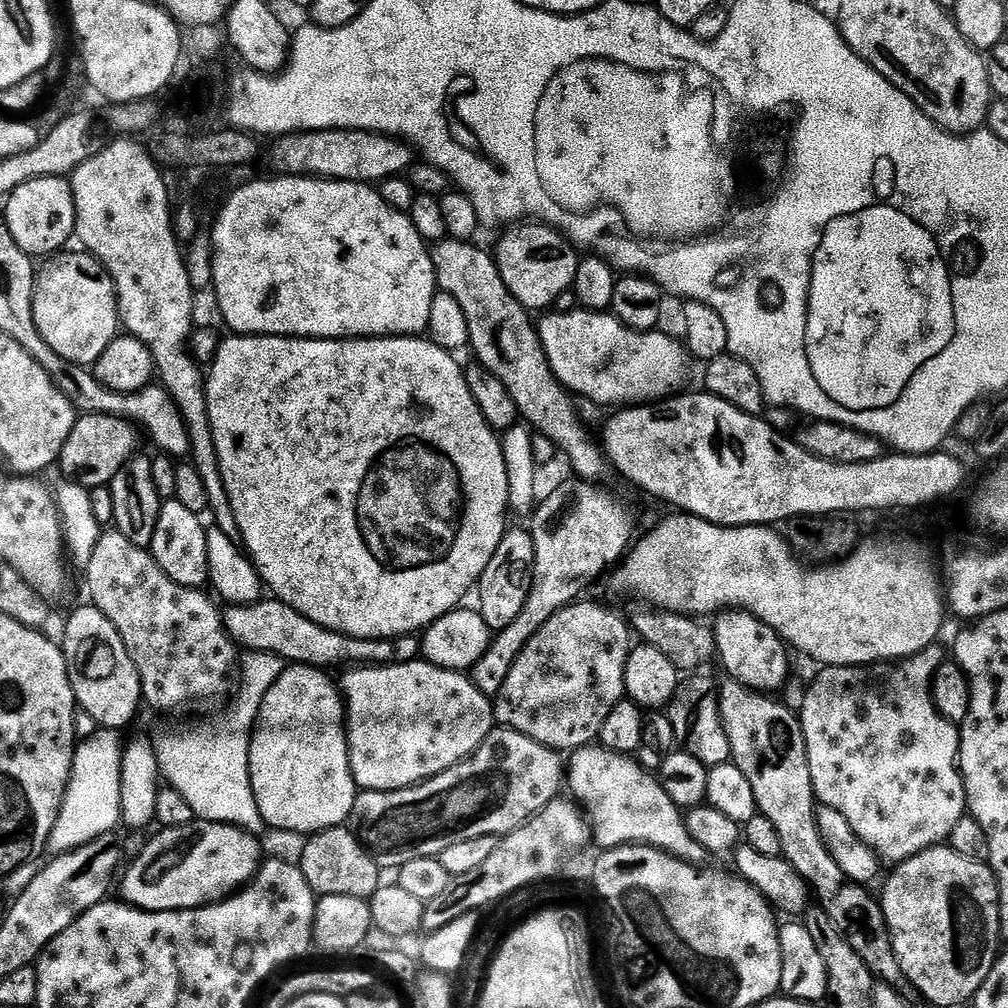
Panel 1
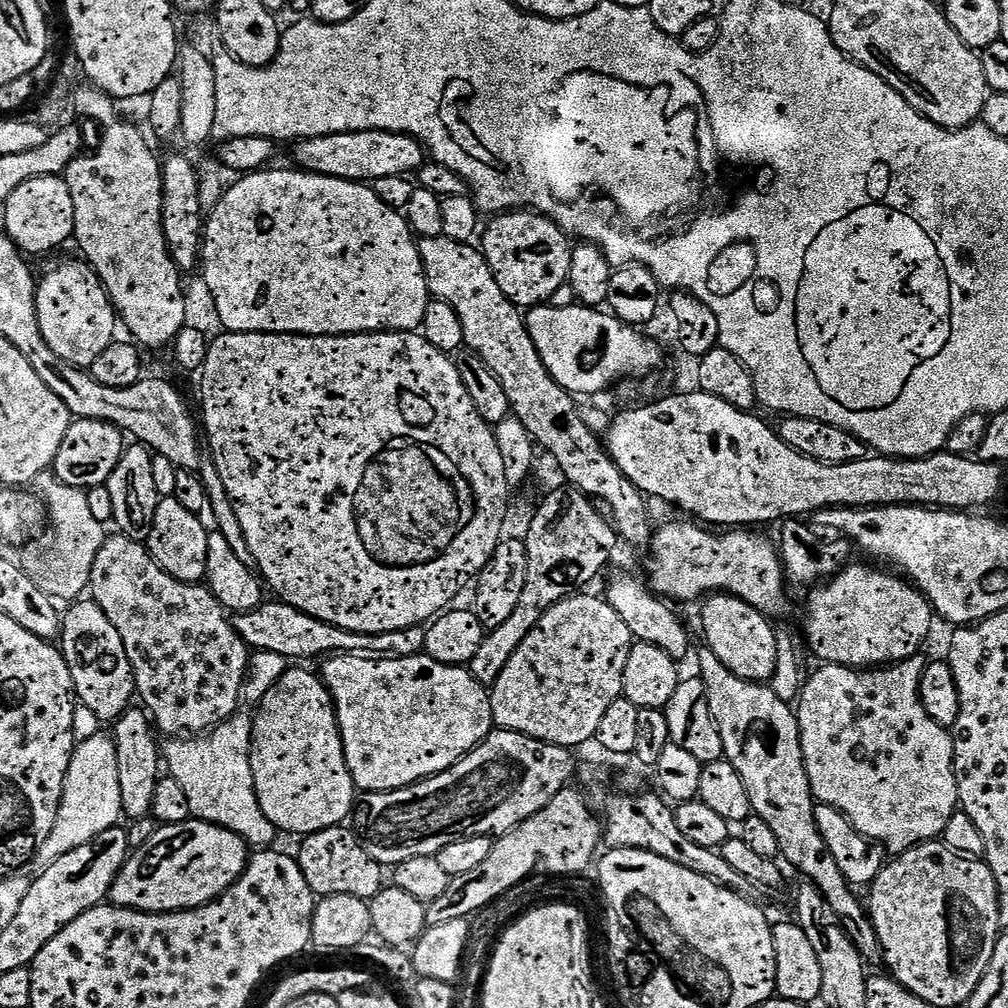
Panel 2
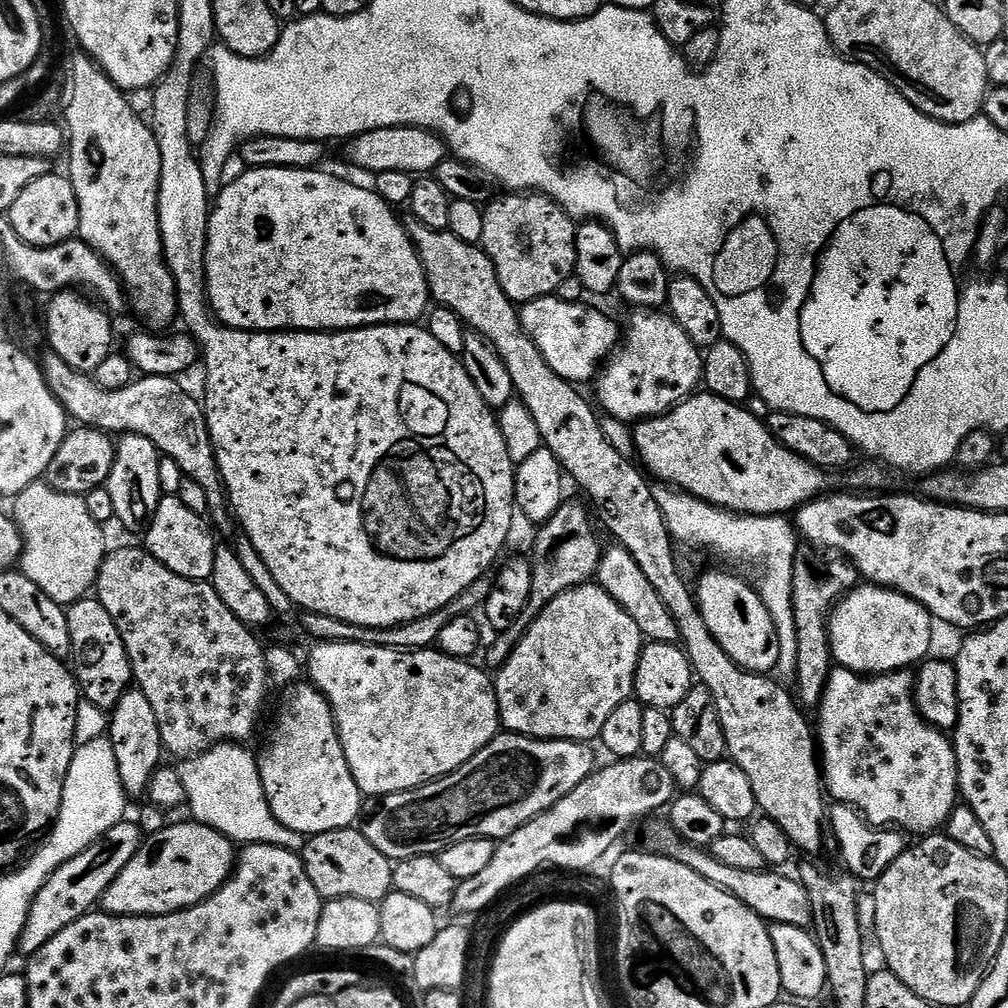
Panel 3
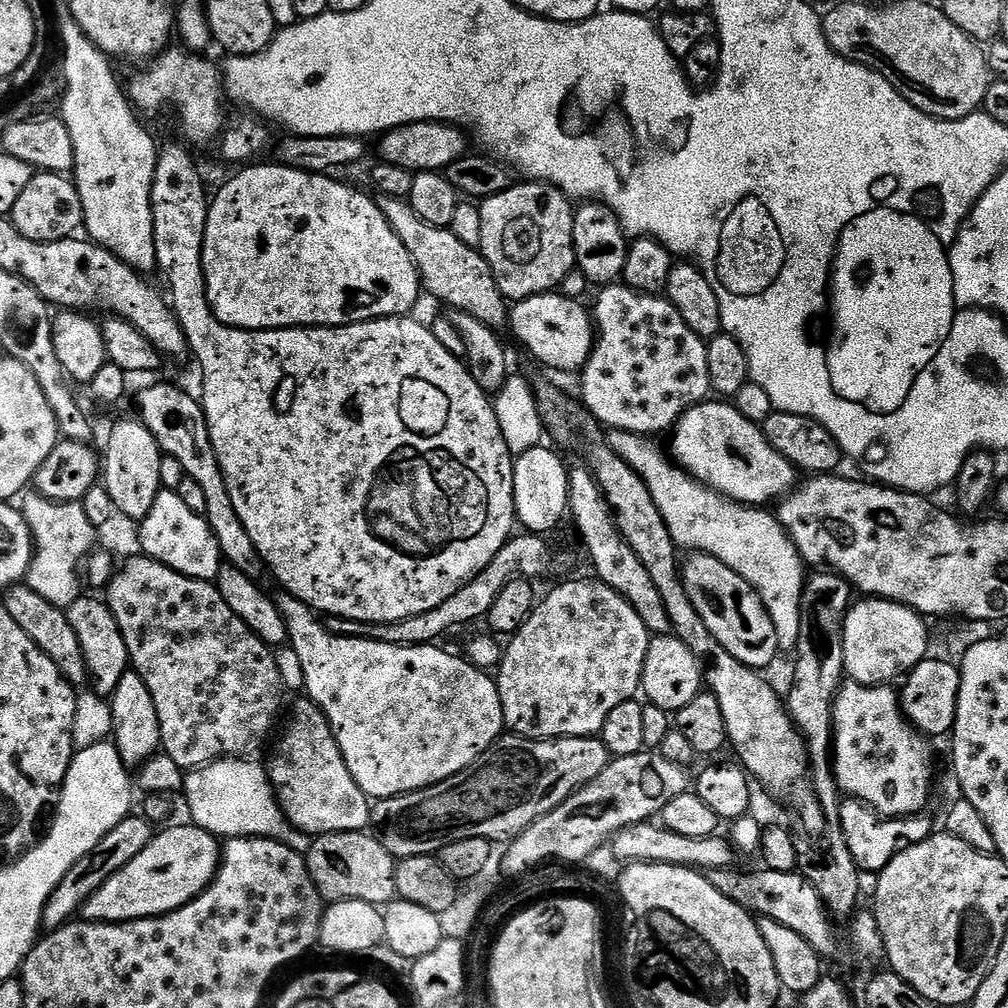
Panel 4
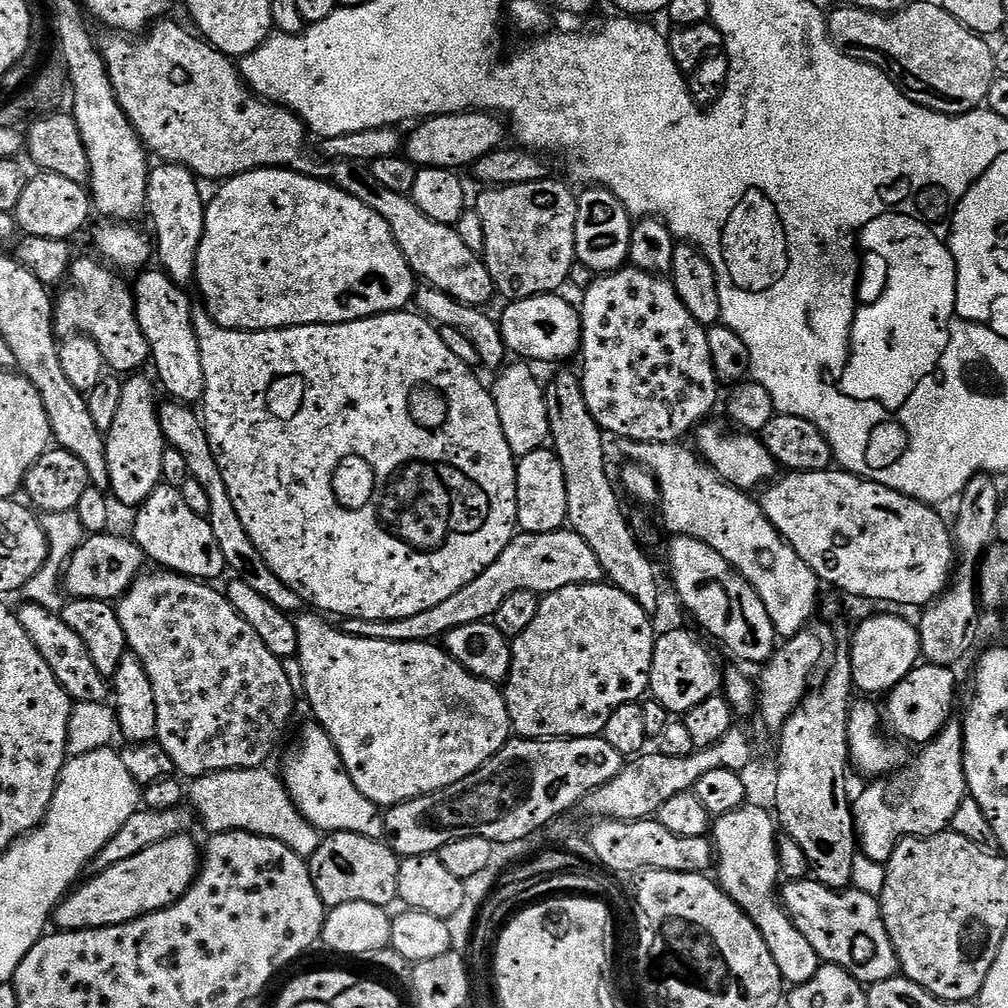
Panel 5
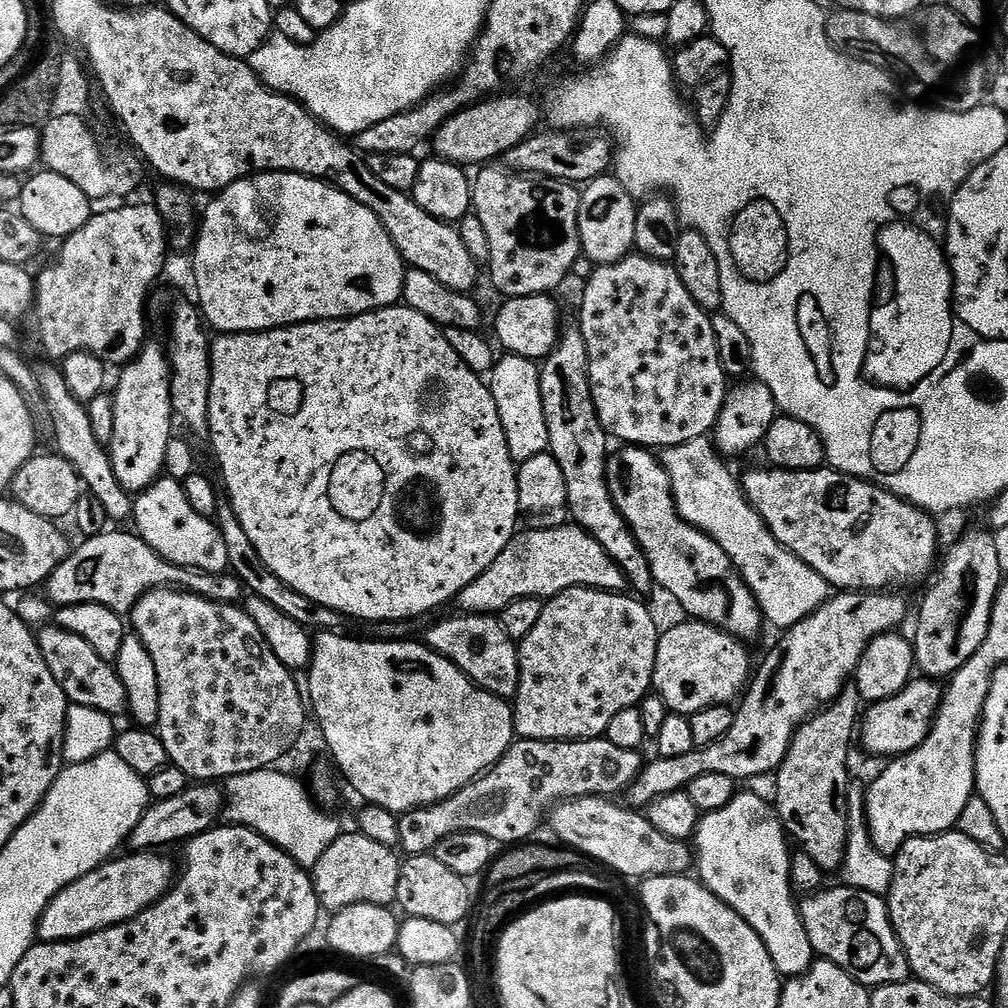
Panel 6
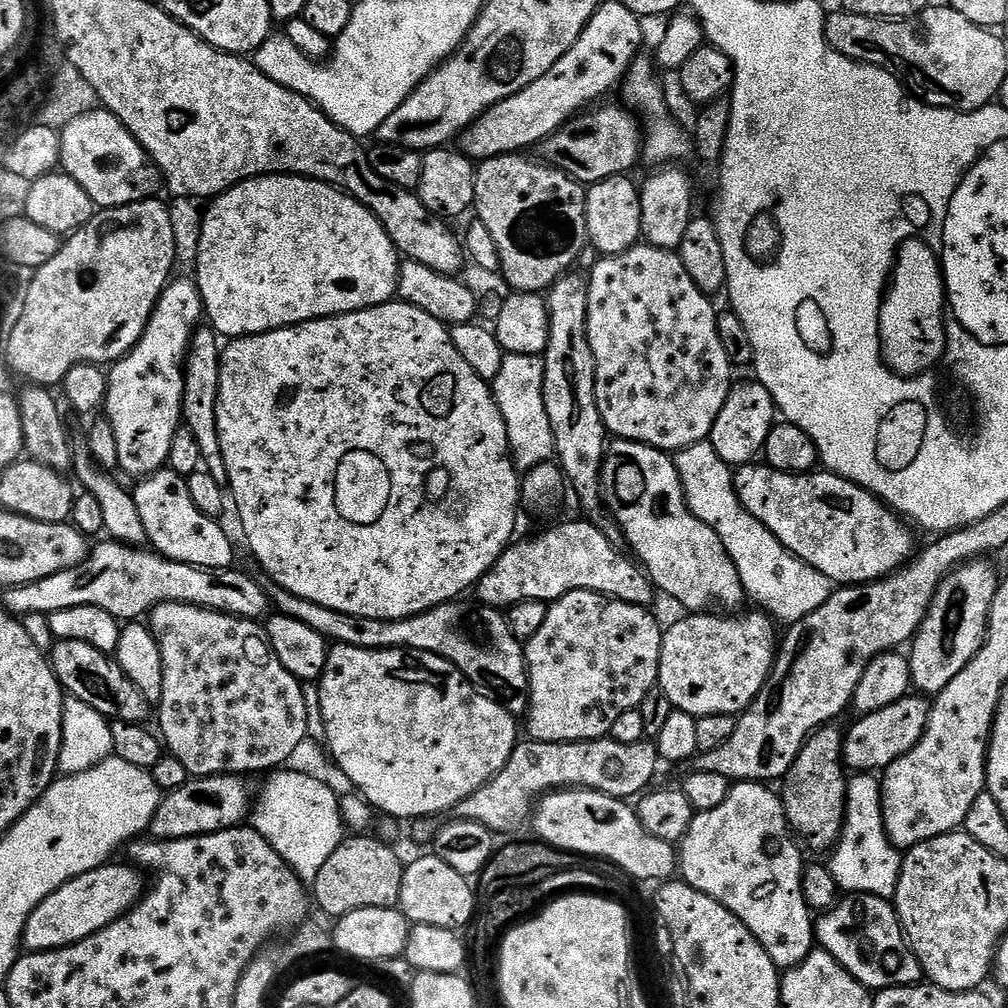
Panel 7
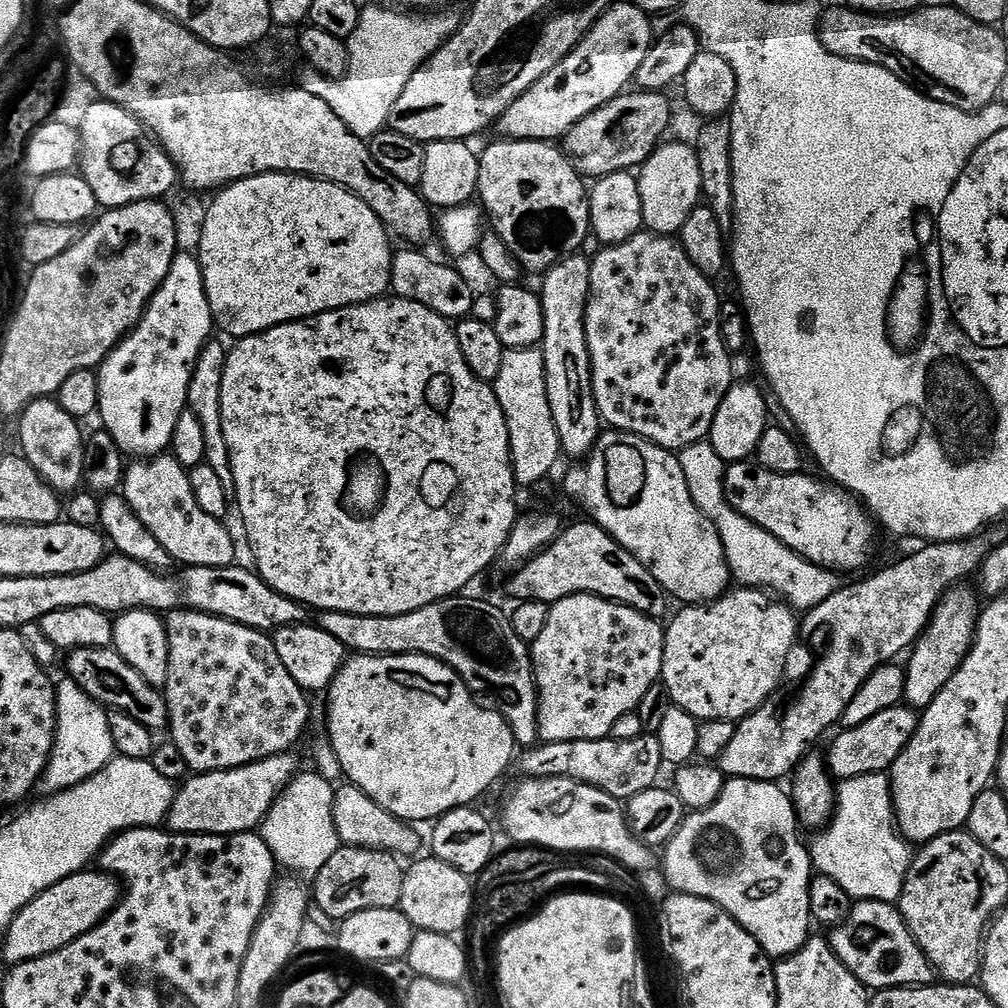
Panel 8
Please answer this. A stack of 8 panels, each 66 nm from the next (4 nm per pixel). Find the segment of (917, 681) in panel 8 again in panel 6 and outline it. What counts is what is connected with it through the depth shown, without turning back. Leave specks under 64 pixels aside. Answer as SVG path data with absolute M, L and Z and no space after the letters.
M968 532L945 556L943 553L940 573L938 568L936 581L929 586L920 604L914 635L916 668L937 682L953 676L974 650L982 646L982 638L986 638L986 630L990 630L992 604L996 601L1002 577L1000 548L991 536L993 533L988 532Z

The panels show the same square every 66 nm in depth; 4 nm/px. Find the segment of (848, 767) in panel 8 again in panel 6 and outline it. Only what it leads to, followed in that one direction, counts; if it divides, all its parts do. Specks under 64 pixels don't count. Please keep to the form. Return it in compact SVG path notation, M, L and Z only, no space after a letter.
M913 678L898 694L885 700L875 701L872 708L863 713L858 728L858 744L861 744L872 756L895 758L912 752L932 732L932 722L940 708L942 688L931 678Z

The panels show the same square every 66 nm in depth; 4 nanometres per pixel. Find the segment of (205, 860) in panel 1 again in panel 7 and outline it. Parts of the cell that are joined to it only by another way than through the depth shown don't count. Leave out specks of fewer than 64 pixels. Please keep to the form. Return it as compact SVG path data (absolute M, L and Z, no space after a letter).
M106 863L54 890L54 894L50 894L50 898L43 900L28 916L23 947L28 952L49 952L77 944L135 908L146 891L146 880L144 884L135 867L116 863Z

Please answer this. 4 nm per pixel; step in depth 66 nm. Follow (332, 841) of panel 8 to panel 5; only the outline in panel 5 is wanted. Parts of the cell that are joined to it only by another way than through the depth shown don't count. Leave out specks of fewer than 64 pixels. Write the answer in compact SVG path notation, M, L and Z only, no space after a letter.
M271 767L262 768L243 768L237 772L212 772L208 776L201 776L195 781L196 784L191 785L190 800L196 803L195 811L198 813L198 820L205 824L209 829L209 833L218 832L249 832L255 836L265 836L266 838L274 838L278 842L282 842L282 846L286 846L290 850L294 850L294 854L310 858L314 854L314 850L318 850L322 839L320 829L314 827L310 822L306 822L306 818L302 818L302 814L294 806L294 802L290 798L288 788L284 785L283 779L279 775L276 776L271 772Z

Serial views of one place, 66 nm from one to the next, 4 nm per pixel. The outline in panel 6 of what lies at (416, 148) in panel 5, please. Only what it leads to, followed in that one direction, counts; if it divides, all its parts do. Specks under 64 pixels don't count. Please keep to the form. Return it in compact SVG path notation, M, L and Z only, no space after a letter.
M496 94L491 98L481 99L461 112L456 112L446 122L440 124L439 130L432 136L430 147L433 148L435 155L442 160L449 160L452 164L469 166L484 166L489 162L499 161L518 142L522 142L527 136L537 131L539 120L542 120L542 108L535 104L528 96L504 96L505 94Z

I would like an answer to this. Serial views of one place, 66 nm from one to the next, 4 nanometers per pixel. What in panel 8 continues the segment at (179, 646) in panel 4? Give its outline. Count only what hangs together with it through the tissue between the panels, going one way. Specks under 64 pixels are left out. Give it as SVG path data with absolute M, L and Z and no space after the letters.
M187 610L167 613L164 633L168 636L168 677L162 686L168 704L167 731L172 732L170 742L178 746L189 770L196 774L225 772L293 751L308 724L309 697L282 666L269 633Z

